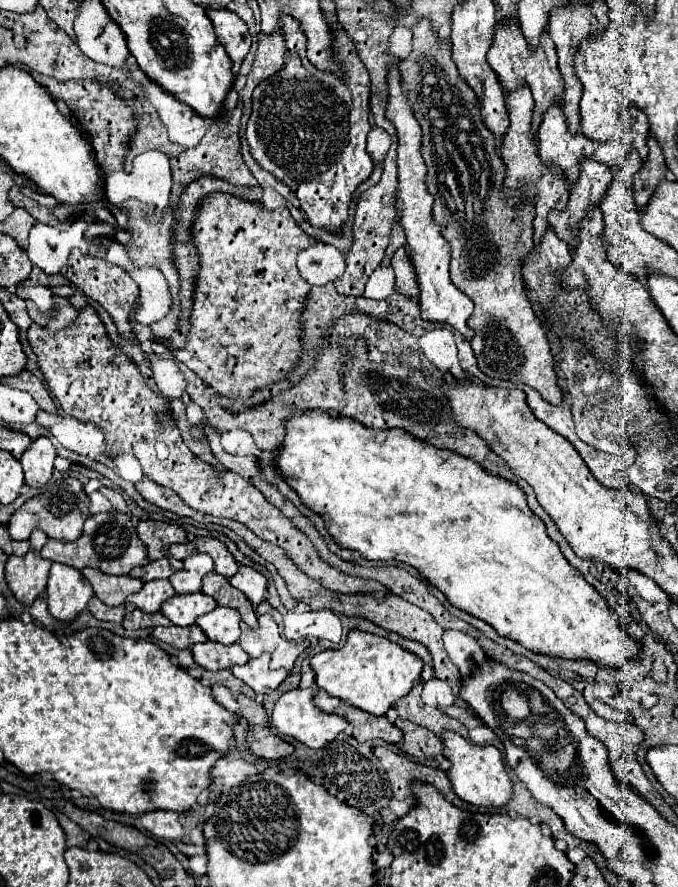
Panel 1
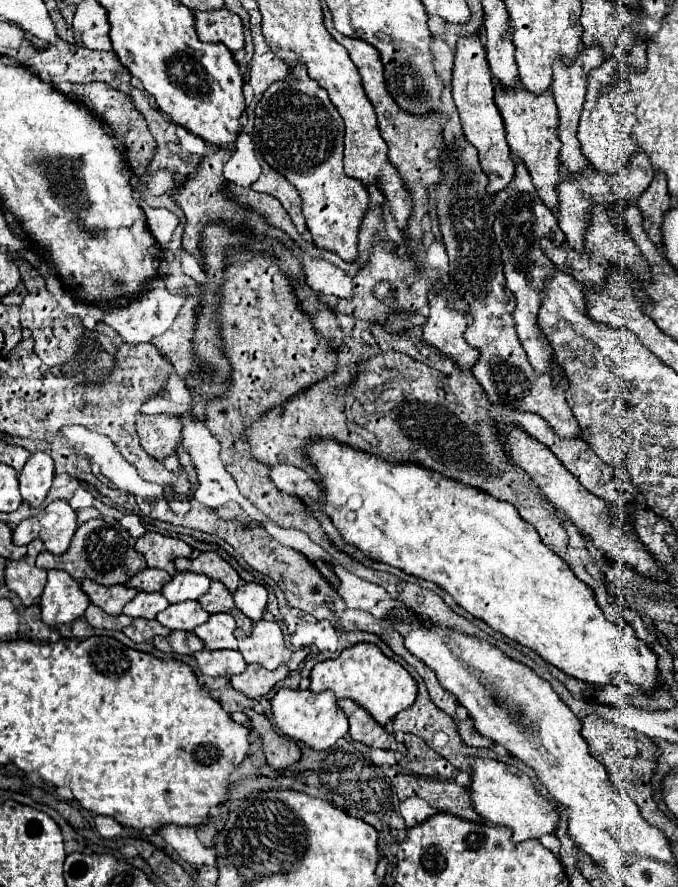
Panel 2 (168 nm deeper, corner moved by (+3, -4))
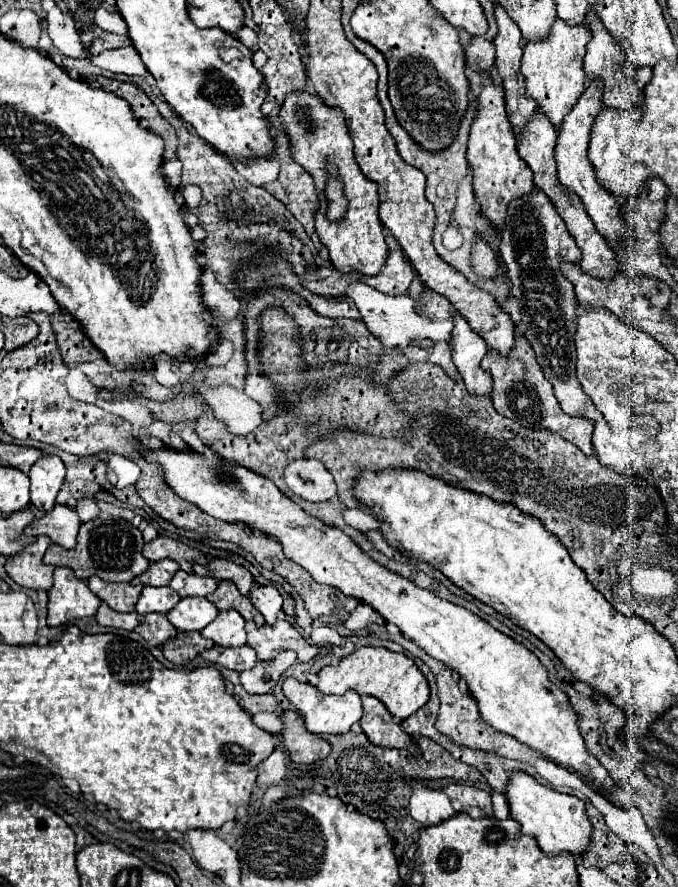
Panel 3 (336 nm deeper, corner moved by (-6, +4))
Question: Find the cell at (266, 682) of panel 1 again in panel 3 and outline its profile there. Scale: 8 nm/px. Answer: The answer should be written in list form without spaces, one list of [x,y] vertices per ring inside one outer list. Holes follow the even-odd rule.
[[[285,650],[271,662],[257,662],[251,670],[245,670],[241,674],[241,684],[249,694],[267,694],[275,688],[279,682],[279,676],[297,662],[295,652]]]

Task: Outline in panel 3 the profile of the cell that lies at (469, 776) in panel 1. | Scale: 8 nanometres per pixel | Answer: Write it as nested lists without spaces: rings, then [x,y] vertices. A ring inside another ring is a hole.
[[[515,772],[511,776],[511,782],[507,786],[507,800],[509,800],[511,816],[523,826],[521,832],[535,836],[539,848],[547,856],[557,856],[559,852],[571,852],[583,856],[589,850],[593,826],[587,818],[583,800],[555,792],[523,772]]]

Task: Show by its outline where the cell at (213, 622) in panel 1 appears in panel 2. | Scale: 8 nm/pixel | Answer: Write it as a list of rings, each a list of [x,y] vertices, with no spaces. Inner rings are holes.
[[[212,614],[208,622],[198,626],[194,634],[198,634],[208,650],[224,650],[224,648],[238,648],[238,640],[234,636],[236,620],[230,614]]]

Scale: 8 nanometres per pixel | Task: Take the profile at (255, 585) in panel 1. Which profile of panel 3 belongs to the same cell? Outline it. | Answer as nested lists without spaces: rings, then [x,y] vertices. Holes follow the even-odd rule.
[[[255,586],[249,598],[253,606],[265,616],[265,622],[269,626],[273,626],[283,616],[283,610],[281,610],[283,598],[275,586]]]

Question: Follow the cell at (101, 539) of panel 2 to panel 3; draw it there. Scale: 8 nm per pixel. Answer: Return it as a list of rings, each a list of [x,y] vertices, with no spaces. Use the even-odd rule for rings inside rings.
[[[95,518],[91,522],[81,524],[77,534],[77,544],[71,550],[65,550],[61,546],[51,544],[43,556],[45,564],[51,566],[67,566],[75,572],[79,580],[87,580],[93,574],[99,574],[105,582],[131,582],[135,576],[147,570],[149,560],[143,558],[143,536],[141,530],[133,528],[125,520],[107,520],[107,518]]]

